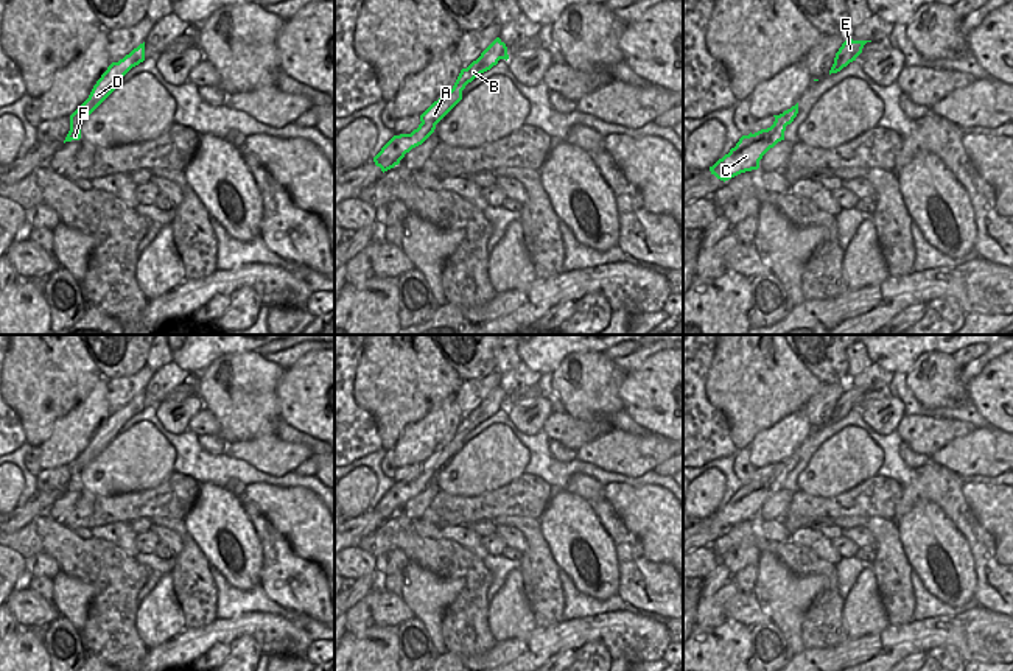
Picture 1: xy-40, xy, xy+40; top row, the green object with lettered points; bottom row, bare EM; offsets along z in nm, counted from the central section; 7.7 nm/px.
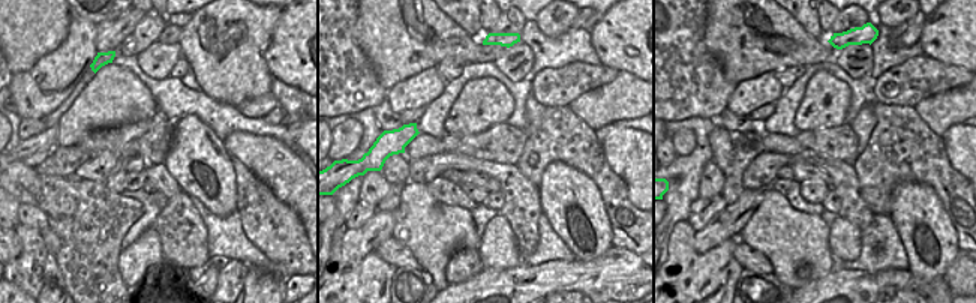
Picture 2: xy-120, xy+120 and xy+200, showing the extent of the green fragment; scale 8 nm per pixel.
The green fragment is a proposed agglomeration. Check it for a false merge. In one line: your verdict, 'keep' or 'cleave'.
keep

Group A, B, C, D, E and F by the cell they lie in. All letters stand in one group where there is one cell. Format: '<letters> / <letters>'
A B C D E F

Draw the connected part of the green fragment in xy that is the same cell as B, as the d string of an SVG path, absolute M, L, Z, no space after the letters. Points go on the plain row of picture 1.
M496 386L467 417L462 417L453 437L434 450L422 464L420 473L411 483L394 484L373 506L381 520L400 512L406 501L422 494L436 478L436 473L462 448L462 439L481 422L490 419L499 408L509 408L506 392Z

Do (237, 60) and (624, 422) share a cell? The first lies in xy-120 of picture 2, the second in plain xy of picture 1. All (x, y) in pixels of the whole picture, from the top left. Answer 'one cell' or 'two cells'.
two cells

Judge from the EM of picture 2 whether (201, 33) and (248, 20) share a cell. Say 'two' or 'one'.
one

